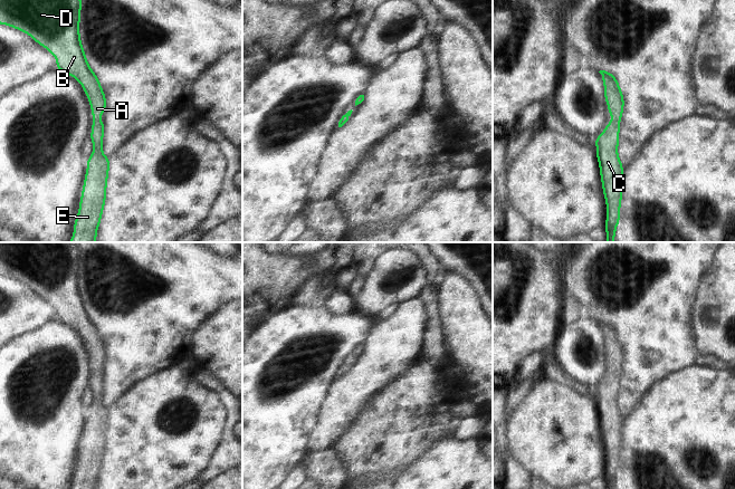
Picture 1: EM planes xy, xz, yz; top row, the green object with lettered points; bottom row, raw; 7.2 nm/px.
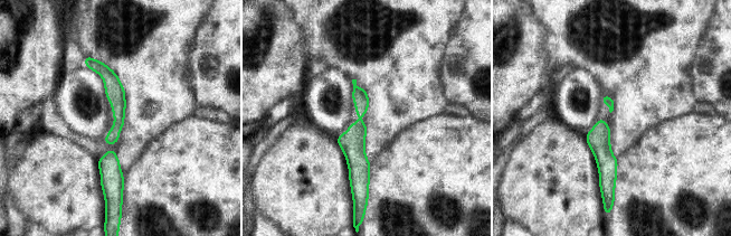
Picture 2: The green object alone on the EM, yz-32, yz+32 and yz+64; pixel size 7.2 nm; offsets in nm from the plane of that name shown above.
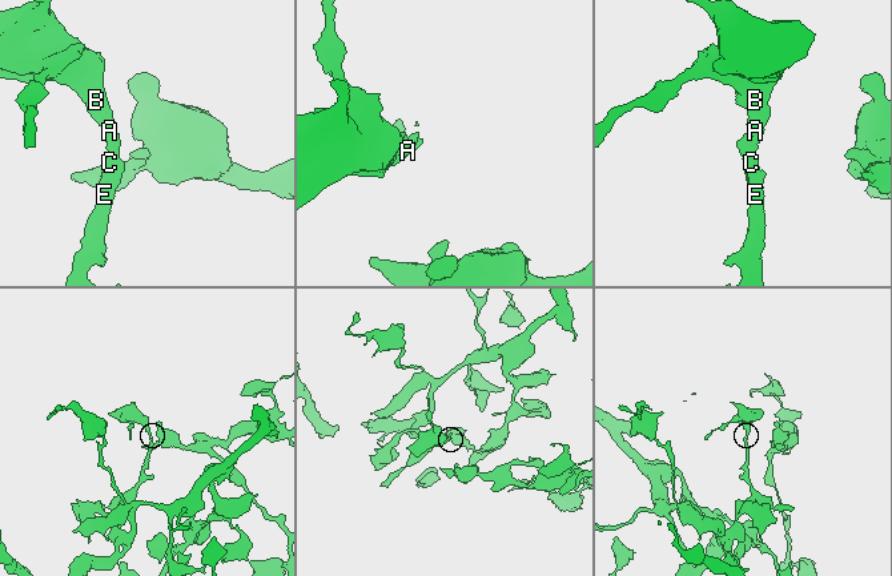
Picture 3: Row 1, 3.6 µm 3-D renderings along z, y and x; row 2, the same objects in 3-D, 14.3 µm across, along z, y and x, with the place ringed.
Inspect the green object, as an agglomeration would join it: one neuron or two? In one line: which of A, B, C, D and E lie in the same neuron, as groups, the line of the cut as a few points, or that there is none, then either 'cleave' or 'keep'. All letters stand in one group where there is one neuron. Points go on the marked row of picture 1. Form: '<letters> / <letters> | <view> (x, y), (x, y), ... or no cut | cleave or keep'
A B C D E | no cut | keep

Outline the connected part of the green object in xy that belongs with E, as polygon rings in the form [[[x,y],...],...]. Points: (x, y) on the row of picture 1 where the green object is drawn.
[[[0,0],[0,23],[28,33],[36,42],[48,49],[57,59],[56,68],[75,77],[83,86],[92,106],[93,126],[90,140],[94,151],[87,159],[87,172],[83,185],[74,236],[69,242],[96,242],[96,233],[105,205],[109,159],[103,154],[104,123],[99,117],[105,112],[106,99],[96,75],[87,63],[80,37],[80,0]]]

